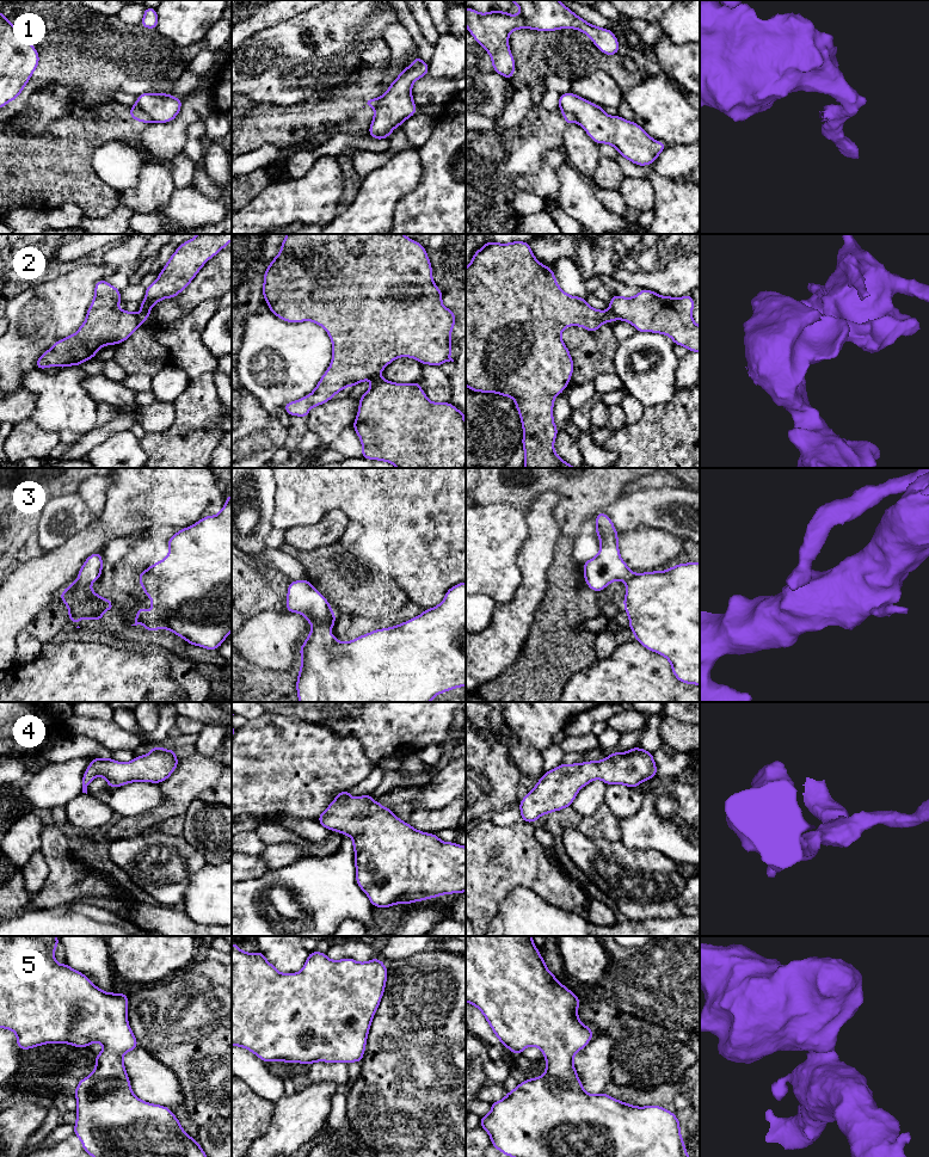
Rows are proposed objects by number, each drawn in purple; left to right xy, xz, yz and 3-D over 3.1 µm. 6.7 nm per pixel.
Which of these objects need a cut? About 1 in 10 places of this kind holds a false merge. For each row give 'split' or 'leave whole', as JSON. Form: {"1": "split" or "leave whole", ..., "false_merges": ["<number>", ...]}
{"1": "split", "2": "leave whole", "3": "leave whole", "4": "leave whole", "5": "leave whole", "false_merges": ["1"]}

